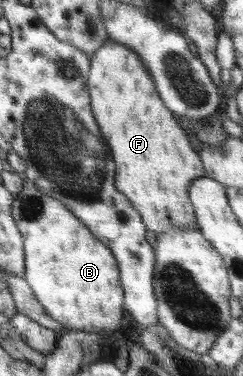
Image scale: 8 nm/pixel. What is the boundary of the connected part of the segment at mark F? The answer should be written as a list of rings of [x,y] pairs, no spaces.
[[[108,39],[92,55],[86,85],[90,95],[90,111],[115,162],[115,186],[132,203],[134,210],[140,213],[146,230],[152,230],[158,237],[168,229],[198,229],[194,207],[188,198],[188,189],[194,179],[205,174],[204,166],[184,129],[178,124],[177,115],[162,103],[154,79],[150,77],[146,65],[138,59],[137,52]]]

